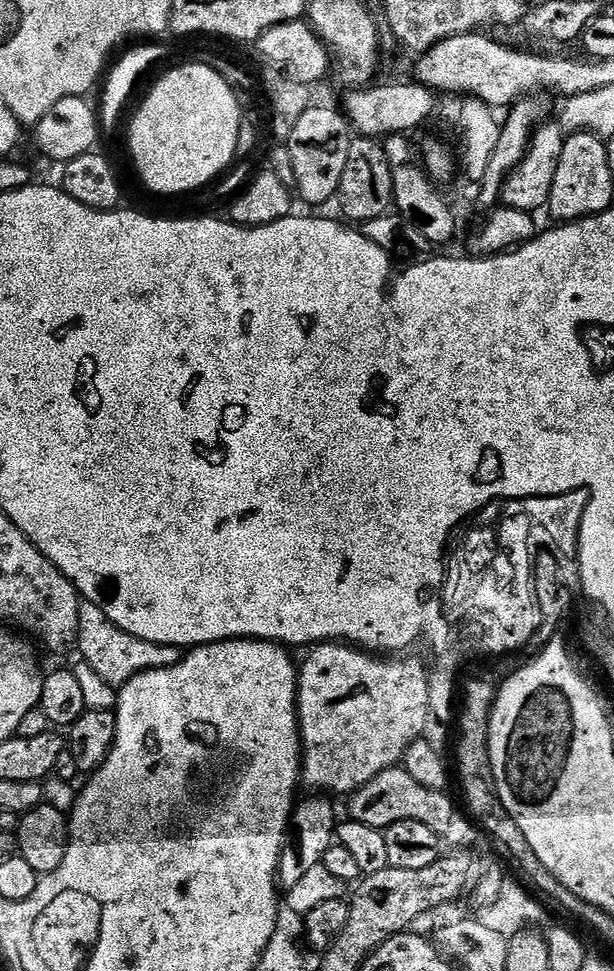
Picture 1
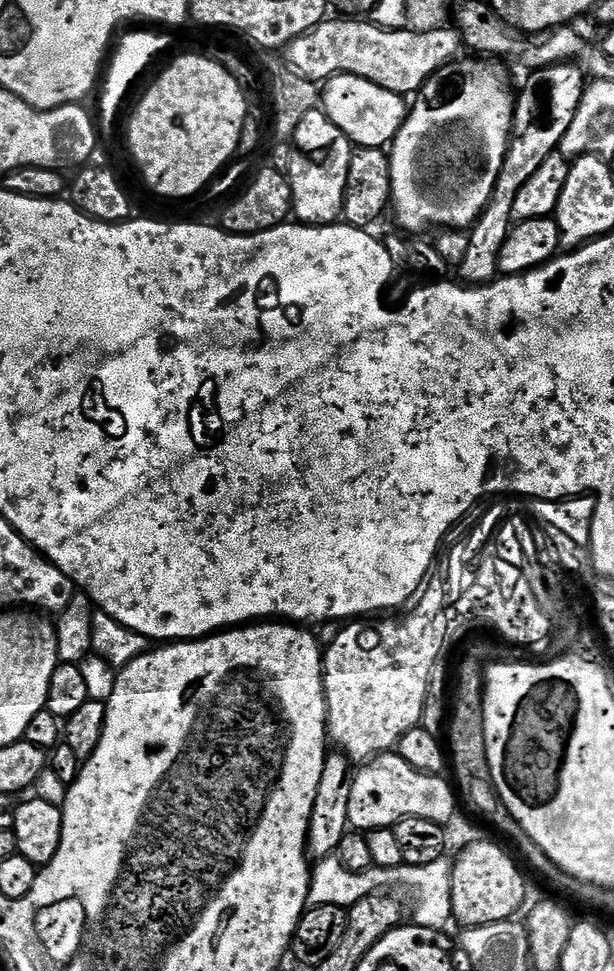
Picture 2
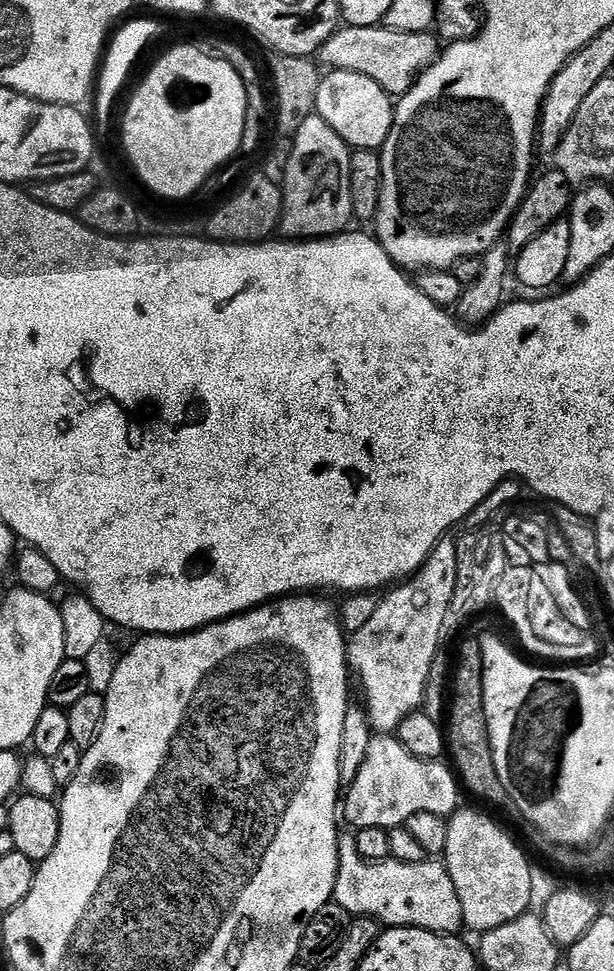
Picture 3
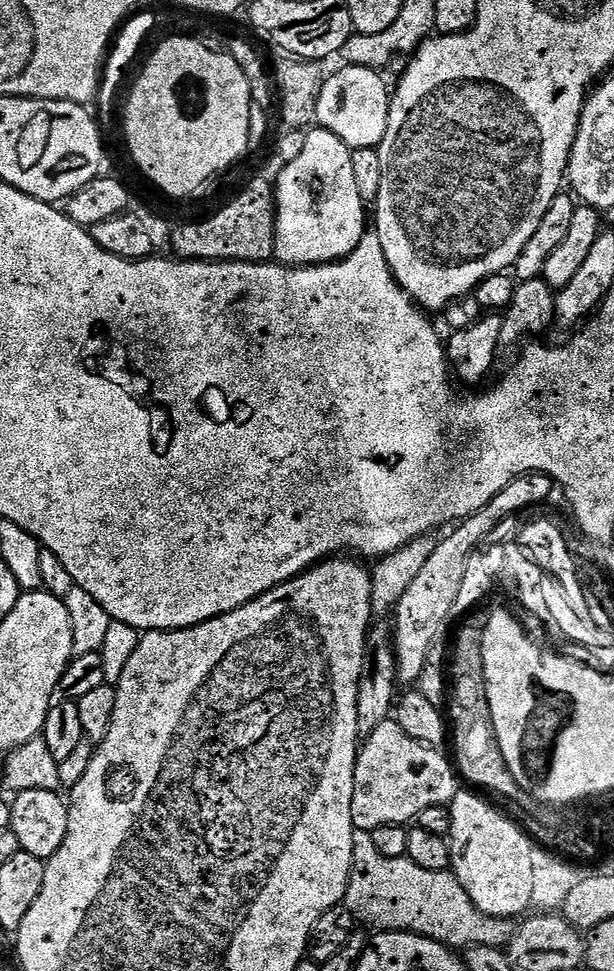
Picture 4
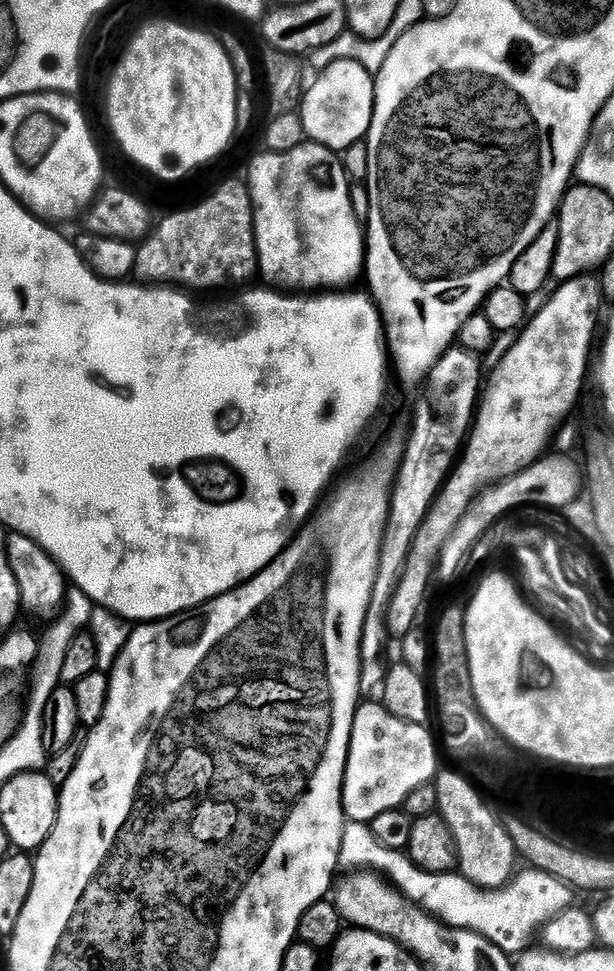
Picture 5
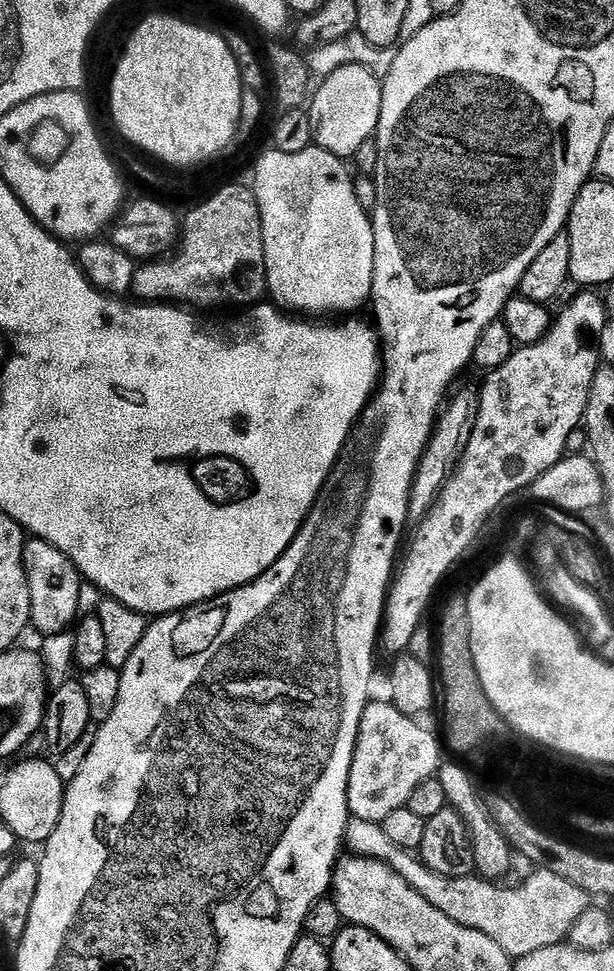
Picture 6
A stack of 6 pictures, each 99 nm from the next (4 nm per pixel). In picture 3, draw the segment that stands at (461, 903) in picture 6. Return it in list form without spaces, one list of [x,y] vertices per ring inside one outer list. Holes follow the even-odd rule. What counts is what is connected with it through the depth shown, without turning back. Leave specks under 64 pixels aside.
[[[341,835],[338,840],[339,864],[336,868],[334,902],[342,906],[352,918],[371,918],[388,928],[421,928],[431,932],[456,934],[464,923],[450,874],[439,859],[425,858],[422,862],[407,864],[401,860],[387,858],[379,862],[369,862],[360,856],[355,846],[355,835]]]

